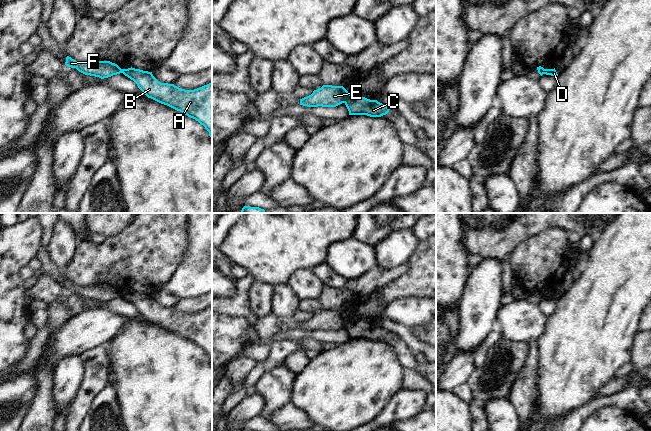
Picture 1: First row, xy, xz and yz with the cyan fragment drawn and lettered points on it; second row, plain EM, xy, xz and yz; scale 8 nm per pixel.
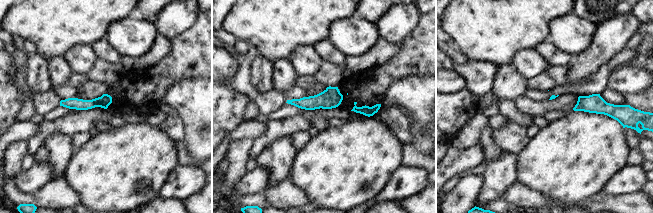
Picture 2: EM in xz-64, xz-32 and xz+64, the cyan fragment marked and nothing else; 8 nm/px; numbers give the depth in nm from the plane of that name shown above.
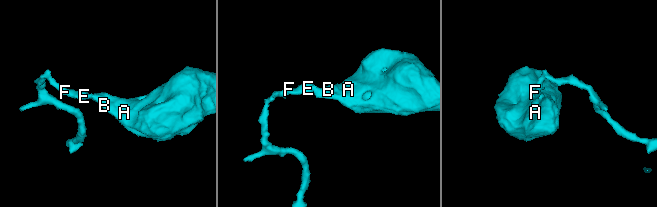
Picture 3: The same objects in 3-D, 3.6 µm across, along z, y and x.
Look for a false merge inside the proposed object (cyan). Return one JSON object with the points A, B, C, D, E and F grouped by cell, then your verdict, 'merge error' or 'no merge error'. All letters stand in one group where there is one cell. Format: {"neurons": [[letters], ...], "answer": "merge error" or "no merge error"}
{"neurons": [["A", "B", "C", "D"], ["E", "F"]], "answer": "merge error"}

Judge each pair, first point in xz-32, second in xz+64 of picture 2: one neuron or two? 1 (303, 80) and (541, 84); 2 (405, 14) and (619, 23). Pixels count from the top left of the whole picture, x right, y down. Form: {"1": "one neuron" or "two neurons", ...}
{"1": "one neuron", "2": "one neuron"}

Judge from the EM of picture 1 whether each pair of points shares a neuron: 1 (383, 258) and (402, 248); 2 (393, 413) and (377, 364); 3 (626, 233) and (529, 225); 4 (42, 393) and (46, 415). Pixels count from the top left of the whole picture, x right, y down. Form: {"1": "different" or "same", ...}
{"1": "same", "2": "different", "3": "different", "4": "same"}

